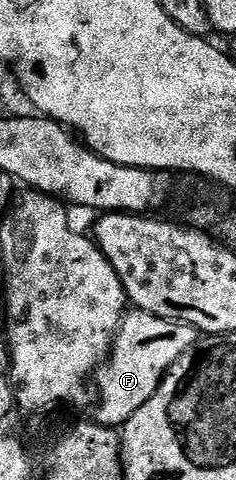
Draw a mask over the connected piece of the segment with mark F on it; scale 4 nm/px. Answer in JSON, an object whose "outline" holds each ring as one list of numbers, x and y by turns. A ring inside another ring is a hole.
{"outline":[[127,311,122,317,122,325,114,336,114,347,104,363,97,369,98,409,93,419,109,428,121,429,152,394,156,394,158,384,166,371,200,339,198,329,191,324,175,320,161,320,156,314]]}

